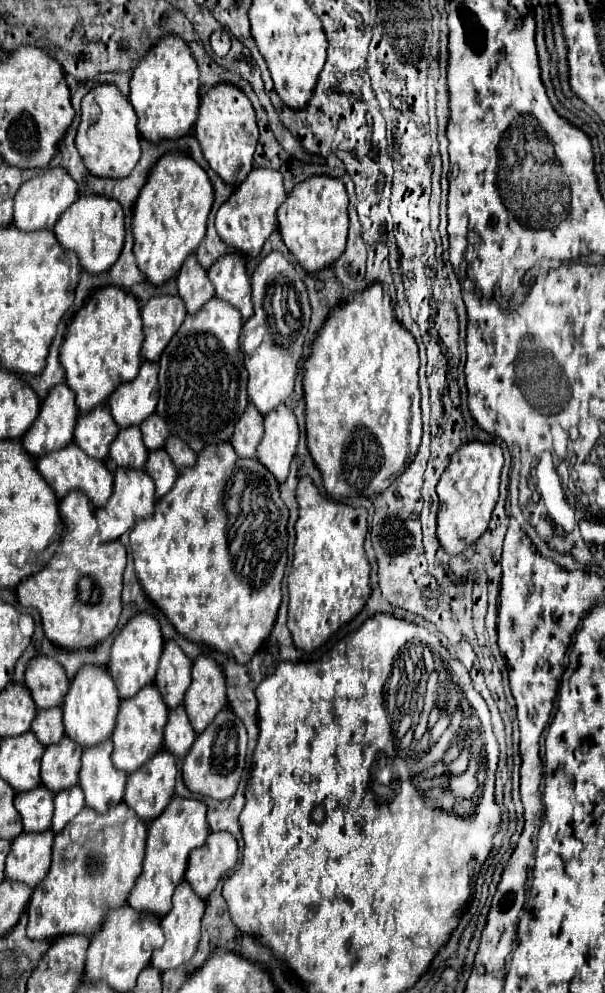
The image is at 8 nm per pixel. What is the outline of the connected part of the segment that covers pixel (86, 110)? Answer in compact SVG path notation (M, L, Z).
M96 84L82 98L76 148L84 160L84 166L100 178L124 178L140 160L140 132L136 128L136 114L116 84Z

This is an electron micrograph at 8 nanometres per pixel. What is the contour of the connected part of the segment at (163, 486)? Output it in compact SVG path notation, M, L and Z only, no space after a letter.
M164 448L148 452L148 460L146 460L144 470L156 482L156 496L164 496L172 488L172 484L178 476L174 462L170 460L170 456L166 454Z

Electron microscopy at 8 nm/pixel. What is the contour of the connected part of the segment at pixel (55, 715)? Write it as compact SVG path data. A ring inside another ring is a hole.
M58 706L46 708L46 710L38 710L38 716L34 718L32 732L38 736L38 740L42 740L44 746L56 744L62 738L62 734L64 734L62 710Z

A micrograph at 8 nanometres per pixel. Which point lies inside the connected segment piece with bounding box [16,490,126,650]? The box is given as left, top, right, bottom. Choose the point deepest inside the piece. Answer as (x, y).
(68, 623)

